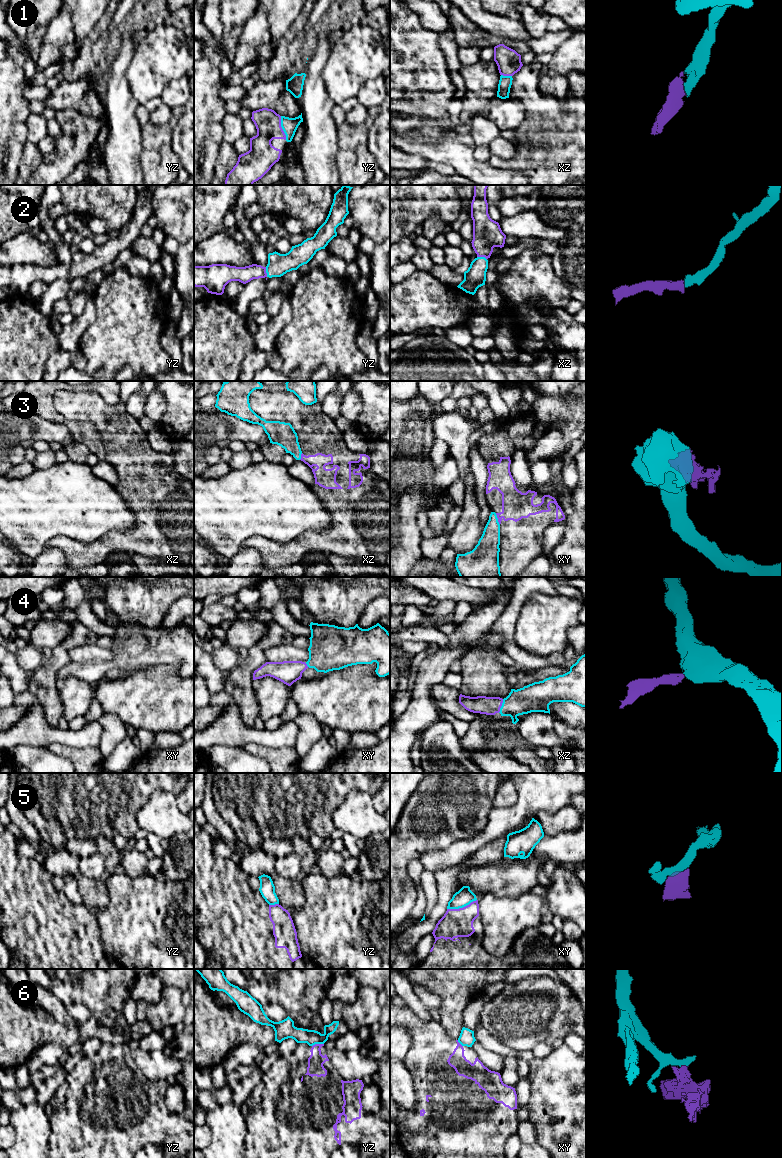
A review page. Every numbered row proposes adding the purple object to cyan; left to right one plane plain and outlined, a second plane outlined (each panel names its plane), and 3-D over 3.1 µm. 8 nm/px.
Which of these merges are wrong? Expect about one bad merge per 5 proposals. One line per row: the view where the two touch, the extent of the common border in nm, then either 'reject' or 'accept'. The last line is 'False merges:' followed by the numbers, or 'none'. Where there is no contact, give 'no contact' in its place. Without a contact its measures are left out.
1: yz | 200 nm | accept
2: yz | 80 nm | accept
3: xy | 100 nm | reject
4: xz | 120 nm | accept
5: xy | 260 nm | reject
6: yz | 100 nm | reject
False merges: 3, 5, 6

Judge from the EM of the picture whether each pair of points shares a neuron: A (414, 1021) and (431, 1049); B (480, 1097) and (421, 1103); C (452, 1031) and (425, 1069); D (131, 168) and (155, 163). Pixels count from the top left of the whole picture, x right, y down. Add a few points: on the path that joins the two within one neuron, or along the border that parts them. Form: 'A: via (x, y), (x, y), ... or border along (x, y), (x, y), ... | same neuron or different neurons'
A: via (418, 1028), (430, 1042) | same neuron
B: via (465, 1097), (448, 1097), (441, 1103), (436, 1103) | same neuron
C: border along (446, 1032), (455, 1040) | different neurons
D: border along (141, 142), (140, 167), (143, 174) | different neurons

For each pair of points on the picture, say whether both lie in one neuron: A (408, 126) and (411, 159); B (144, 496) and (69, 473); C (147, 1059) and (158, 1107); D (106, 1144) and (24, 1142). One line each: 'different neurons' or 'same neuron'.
A: different neurons
B: different neurons
C: different neurons
D: different neurons

